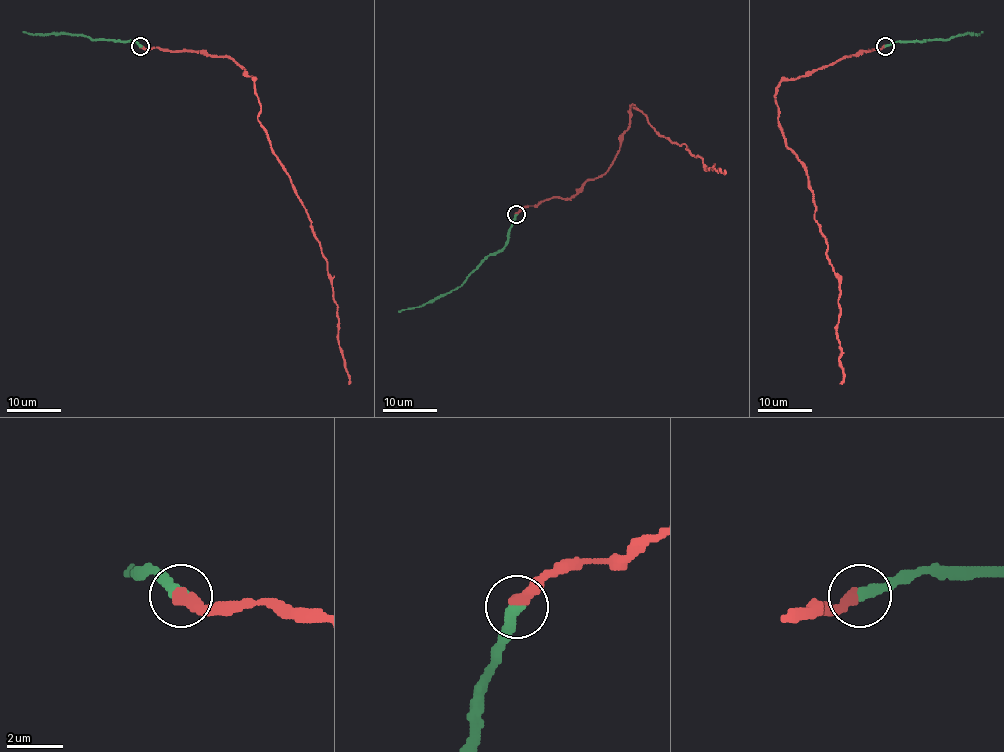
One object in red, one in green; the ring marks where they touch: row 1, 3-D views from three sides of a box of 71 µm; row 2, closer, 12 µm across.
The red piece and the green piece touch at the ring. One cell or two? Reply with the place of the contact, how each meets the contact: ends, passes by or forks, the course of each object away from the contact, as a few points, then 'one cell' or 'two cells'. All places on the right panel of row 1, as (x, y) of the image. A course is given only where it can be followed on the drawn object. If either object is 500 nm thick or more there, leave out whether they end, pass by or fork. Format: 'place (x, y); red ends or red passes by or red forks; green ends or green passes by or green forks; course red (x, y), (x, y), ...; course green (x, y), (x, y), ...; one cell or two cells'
place (885, 46); red ends; green ends; course red (884, 46), (784, 79), (776, 95), (777, 126), (807, 176), (814, 218), (838, 281), (840, 384); course green (884, 46), (898, 41), (949, 40), (966, 33), (982, 31); one cell

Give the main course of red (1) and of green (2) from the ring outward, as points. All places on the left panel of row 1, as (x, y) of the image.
1: (140, 46), (228, 56), (254, 79), (261, 126), (289, 176), (327, 263), (349, 384)
2: (140, 46), (135, 41), (22, 31)

